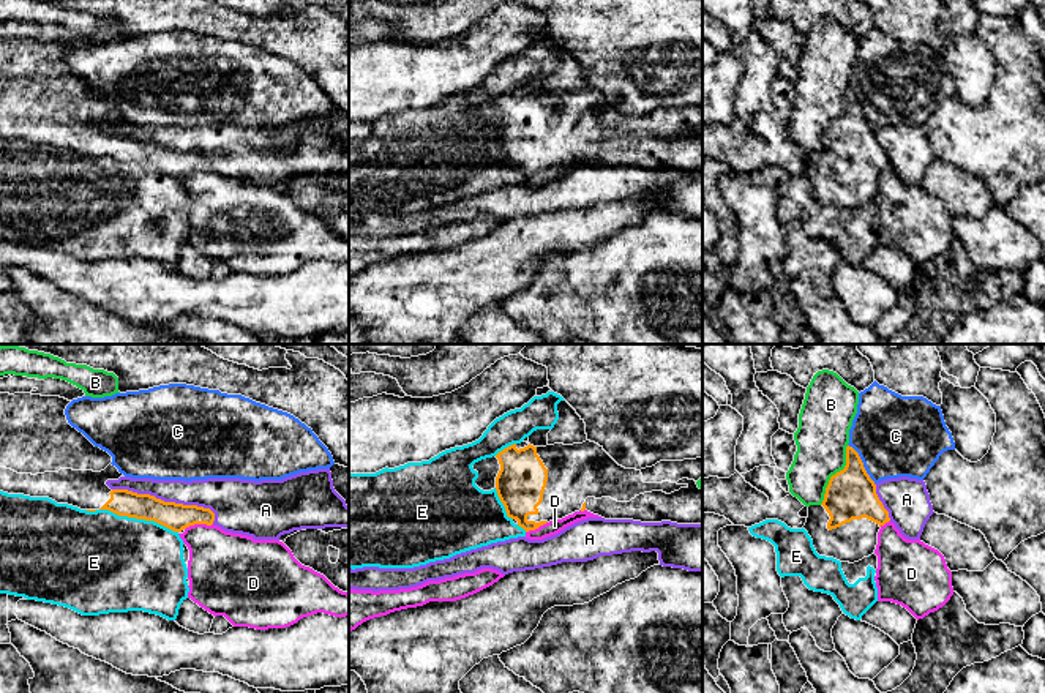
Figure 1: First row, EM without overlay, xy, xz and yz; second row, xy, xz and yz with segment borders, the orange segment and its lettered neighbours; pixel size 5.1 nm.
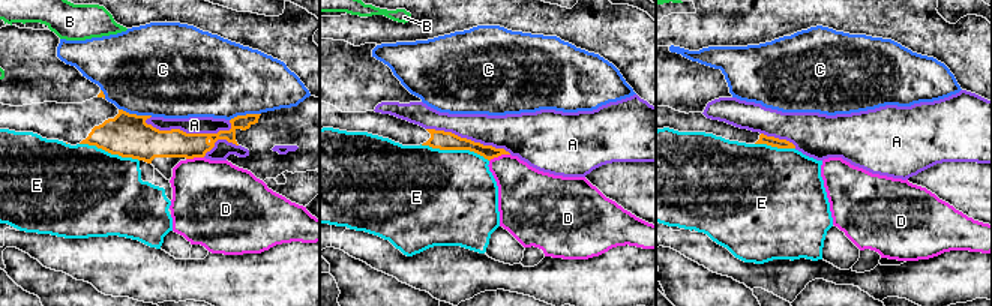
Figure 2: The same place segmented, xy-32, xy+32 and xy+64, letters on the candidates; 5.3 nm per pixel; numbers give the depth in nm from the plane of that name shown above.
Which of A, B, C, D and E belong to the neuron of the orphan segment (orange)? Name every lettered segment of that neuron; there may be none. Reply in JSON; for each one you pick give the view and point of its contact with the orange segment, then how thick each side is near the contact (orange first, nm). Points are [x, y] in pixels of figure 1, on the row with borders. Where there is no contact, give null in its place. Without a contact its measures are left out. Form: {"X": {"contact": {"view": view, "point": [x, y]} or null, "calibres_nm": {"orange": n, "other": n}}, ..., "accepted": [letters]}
{"accepted": []}

